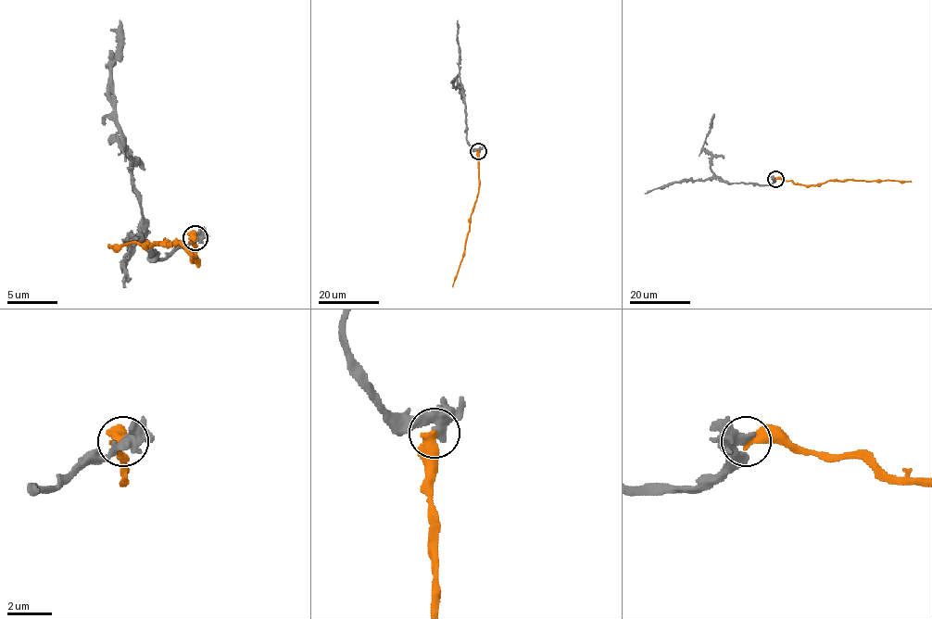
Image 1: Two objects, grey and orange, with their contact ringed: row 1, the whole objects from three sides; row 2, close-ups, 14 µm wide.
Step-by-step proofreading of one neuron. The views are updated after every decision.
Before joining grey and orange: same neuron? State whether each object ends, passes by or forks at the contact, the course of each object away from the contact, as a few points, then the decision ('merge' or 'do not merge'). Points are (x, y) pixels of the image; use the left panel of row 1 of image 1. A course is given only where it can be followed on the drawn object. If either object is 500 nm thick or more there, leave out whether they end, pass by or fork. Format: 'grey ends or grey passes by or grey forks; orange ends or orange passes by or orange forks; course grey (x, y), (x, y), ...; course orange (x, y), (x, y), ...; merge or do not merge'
course grey (195, 237), (178, 245), (168, 255), (156, 258), (143, 234), (132, 242), (128, 240), (122, 287); course orange (195, 237), (193, 245), (195, 259), (181, 245), (165, 242), (153, 245), (128, 242), (107, 247); merge

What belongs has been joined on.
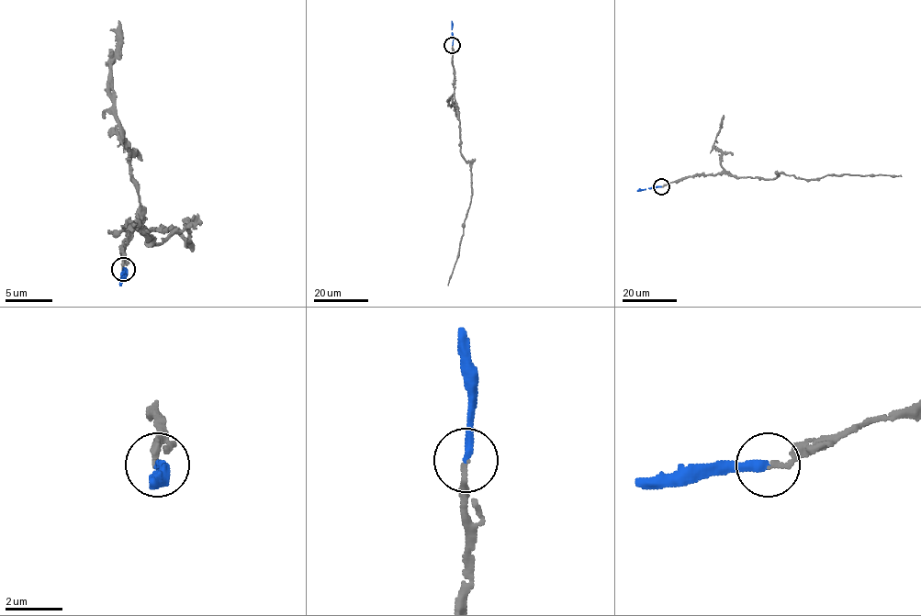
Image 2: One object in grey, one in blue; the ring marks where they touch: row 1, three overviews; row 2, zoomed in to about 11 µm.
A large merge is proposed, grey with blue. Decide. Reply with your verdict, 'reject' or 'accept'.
accept

